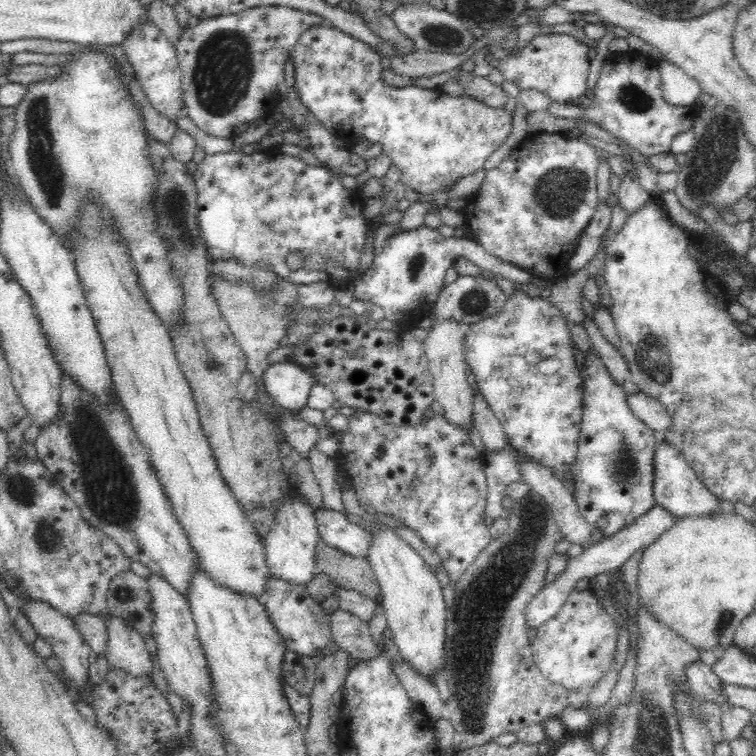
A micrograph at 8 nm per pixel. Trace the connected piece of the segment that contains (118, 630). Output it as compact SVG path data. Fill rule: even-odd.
M110 613L102 616L108 627L106 658L110 667L119 668L137 678L150 678L154 674L154 661L146 647L144 637L129 624L122 623Z

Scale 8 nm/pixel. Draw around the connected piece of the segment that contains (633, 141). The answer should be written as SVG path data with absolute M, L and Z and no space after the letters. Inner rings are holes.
M628 50L608 58L593 91L595 98L590 108L582 109L580 106L575 109L564 102L551 102L545 111L556 118L587 116L645 156L671 152L673 138L693 127L693 120L688 117L688 106L674 106L666 101L656 62L640 51Z

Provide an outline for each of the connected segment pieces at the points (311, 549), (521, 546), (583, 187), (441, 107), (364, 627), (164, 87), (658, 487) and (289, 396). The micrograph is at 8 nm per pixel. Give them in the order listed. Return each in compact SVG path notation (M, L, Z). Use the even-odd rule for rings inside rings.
M291 494L278 506L274 526L264 537L266 563L273 578L304 587L314 578L317 573L316 552L319 542L314 510L310 505L297 501L296 496Z
M531 491L528 496L520 498L520 500L514 500L511 502L511 515L507 518L509 527L506 529L502 536L493 538L484 550L476 556L476 560L466 569L464 576L457 582L453 583L454 589L453 605L446 616L445 626L445 641L443 648L443 668L445 670L445 676L447 679L447 685L450 690L450 697L445 701L445 715L448 716L452 725L454 725L454 738L452 748L454 752L459 750L470 748L476 745L484 744L488 741L493 741L495 736L498 736L503 732L513 732L530 726L531 724L541 724L548 718L559 718L562 714L562 710L568 706L568 691L560 686L548 682L545 676L539 671L537 664L533 661L531 655L530 641L528 641L528 630L526 626L525 610L528 603L542 590L543 578L546 572L546 563L549 556L554 552L556 543L563 539L561 532L558 530L558 525L555 523L552 511L549 504L546 504L543 496Z
M530 132L498 166L486 171L480 188L467 198L462 213L469 237L488 254L518 266L536 278L554 283L564 278L569 274L568 261L599 204L596 181L599 159L598 150L583 140L566 137L560 132Z
M330 23L314 25L302 32L290 57L295 76L291 88L332 138L349 146L358 140L380 144L391 164L400 169L400 181L418 194L432 196L446 191L464 176L480 170L510 134L512 116L503 107L492 108L466 95L452 97L440 88L418 85L402 88L388 84L382 78L382 55Z
M344 609L332 614L332 635L334 642L358 662L367 661L379 655L380 645L375 644L369 635L369 625L354 617Z
M146 18L130 36L120 44L128 55L128 62L139 78L145 96L154 110L166 120L177 123L181 113L185 114L185 100L182 88L182 73L177 61L175 46L161 34L161 30Z
M659 437L653 450L652 464L654 469L652 494L656 505L666 508L678 519L685 516L719 514L717 496L706 489L678 447Z
M287 360L270 364L264 370L262 383L265 393L276 405L299 412L306 407L315 379L304 367Z

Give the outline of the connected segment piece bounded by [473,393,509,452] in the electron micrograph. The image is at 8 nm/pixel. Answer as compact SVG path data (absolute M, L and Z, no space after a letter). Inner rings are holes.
M480 393L473 398L473 416L487 452L500 452L509 445L500 420L490 411Z

